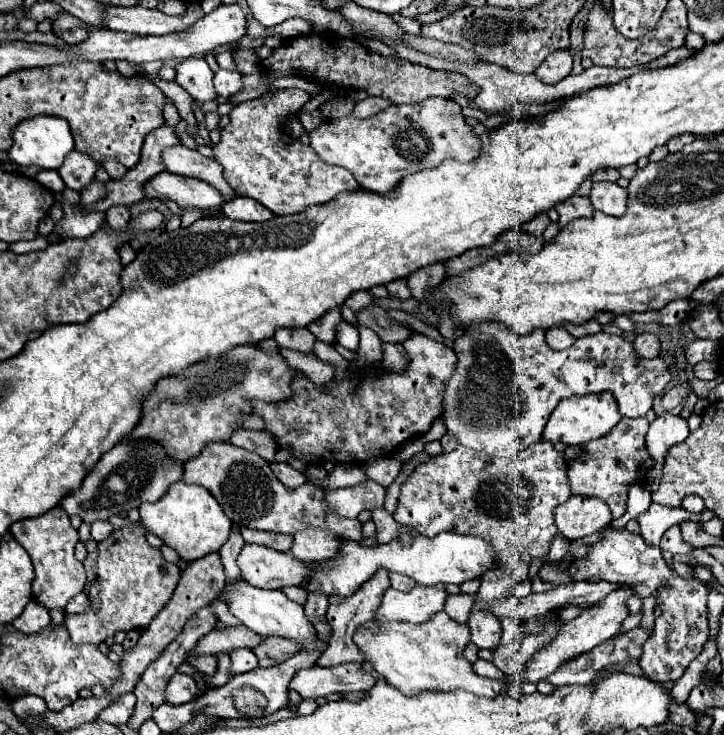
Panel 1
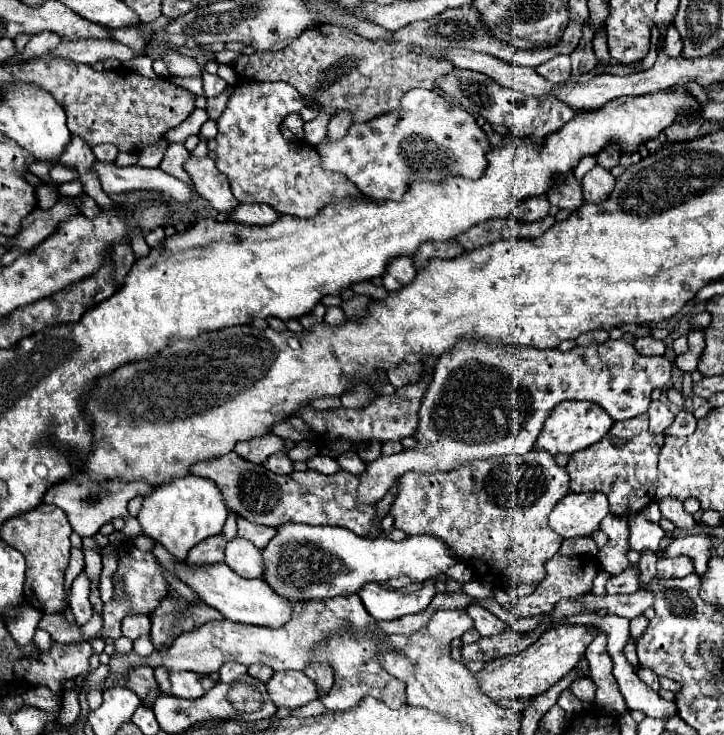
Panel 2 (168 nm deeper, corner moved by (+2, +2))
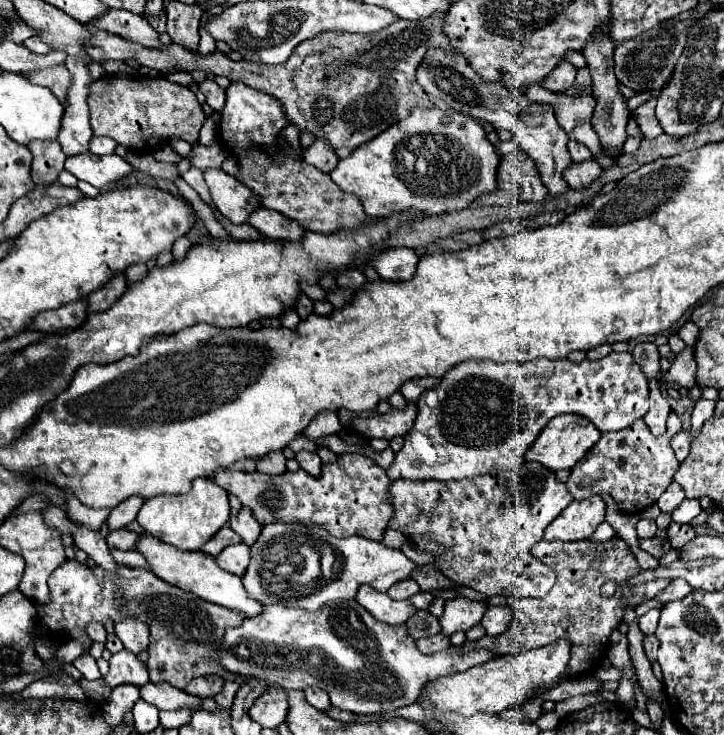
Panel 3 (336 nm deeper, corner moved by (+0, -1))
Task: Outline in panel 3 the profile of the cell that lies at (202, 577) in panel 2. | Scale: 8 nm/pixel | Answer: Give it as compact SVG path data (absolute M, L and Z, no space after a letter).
M143 535L137 543L137 551L145 555L145 559L151 565L151 571L157 577L161 577L163 581L167 581L179 589L185 589L185 591L209 601L209 603L233 609L233 611L237 611L249 619L261 615L261 611L263 611L263 603L245 593L241 577L227 573L225 569L221 569L217 565L217 561L213 557L209 557L201 551L179 551L179 549L175 549L163 541L157 541L153 535Z

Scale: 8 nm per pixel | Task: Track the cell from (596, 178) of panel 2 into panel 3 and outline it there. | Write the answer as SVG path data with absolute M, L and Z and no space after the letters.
M583 161L583 163L573 163L567 171L565 171L565 179L569 181L569 185L577 191L589 187L591 183L595 183L599 179L599 175L603 173L603 169L599 167L597 161Z

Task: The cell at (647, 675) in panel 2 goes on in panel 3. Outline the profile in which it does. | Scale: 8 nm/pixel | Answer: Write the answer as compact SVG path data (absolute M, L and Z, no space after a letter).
M647 635L645 641L643 641L643 647L645 647L645 655L647 655L647 659L649 659L651 665L653 665L655 659L657 659L657 649L659 649L659 641L657 641L657 637Z

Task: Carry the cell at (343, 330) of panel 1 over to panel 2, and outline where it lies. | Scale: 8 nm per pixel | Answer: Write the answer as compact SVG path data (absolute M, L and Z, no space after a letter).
M331 306L327 308L327 314L325 314L325 324L331 324L331 326L339 326L345 322L345 314L339 306Z

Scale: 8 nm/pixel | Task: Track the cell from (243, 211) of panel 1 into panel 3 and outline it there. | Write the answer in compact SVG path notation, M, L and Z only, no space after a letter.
M257 207L247 221L251 227L255 227L259 233L263 233L269 239L281 239L281 241L299 241L305 233L305 229L301 225L297 225L297 221L277 213L277 211L269 211L265 207Z

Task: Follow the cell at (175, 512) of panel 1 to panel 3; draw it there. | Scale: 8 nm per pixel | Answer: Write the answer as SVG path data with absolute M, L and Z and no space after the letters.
M195 479L193 487L185 495L159 495L145 501L137 515L137 523L145 533L169 543L181 551L199 551L229 519L229 499L225 489L215 485L211 479Z

